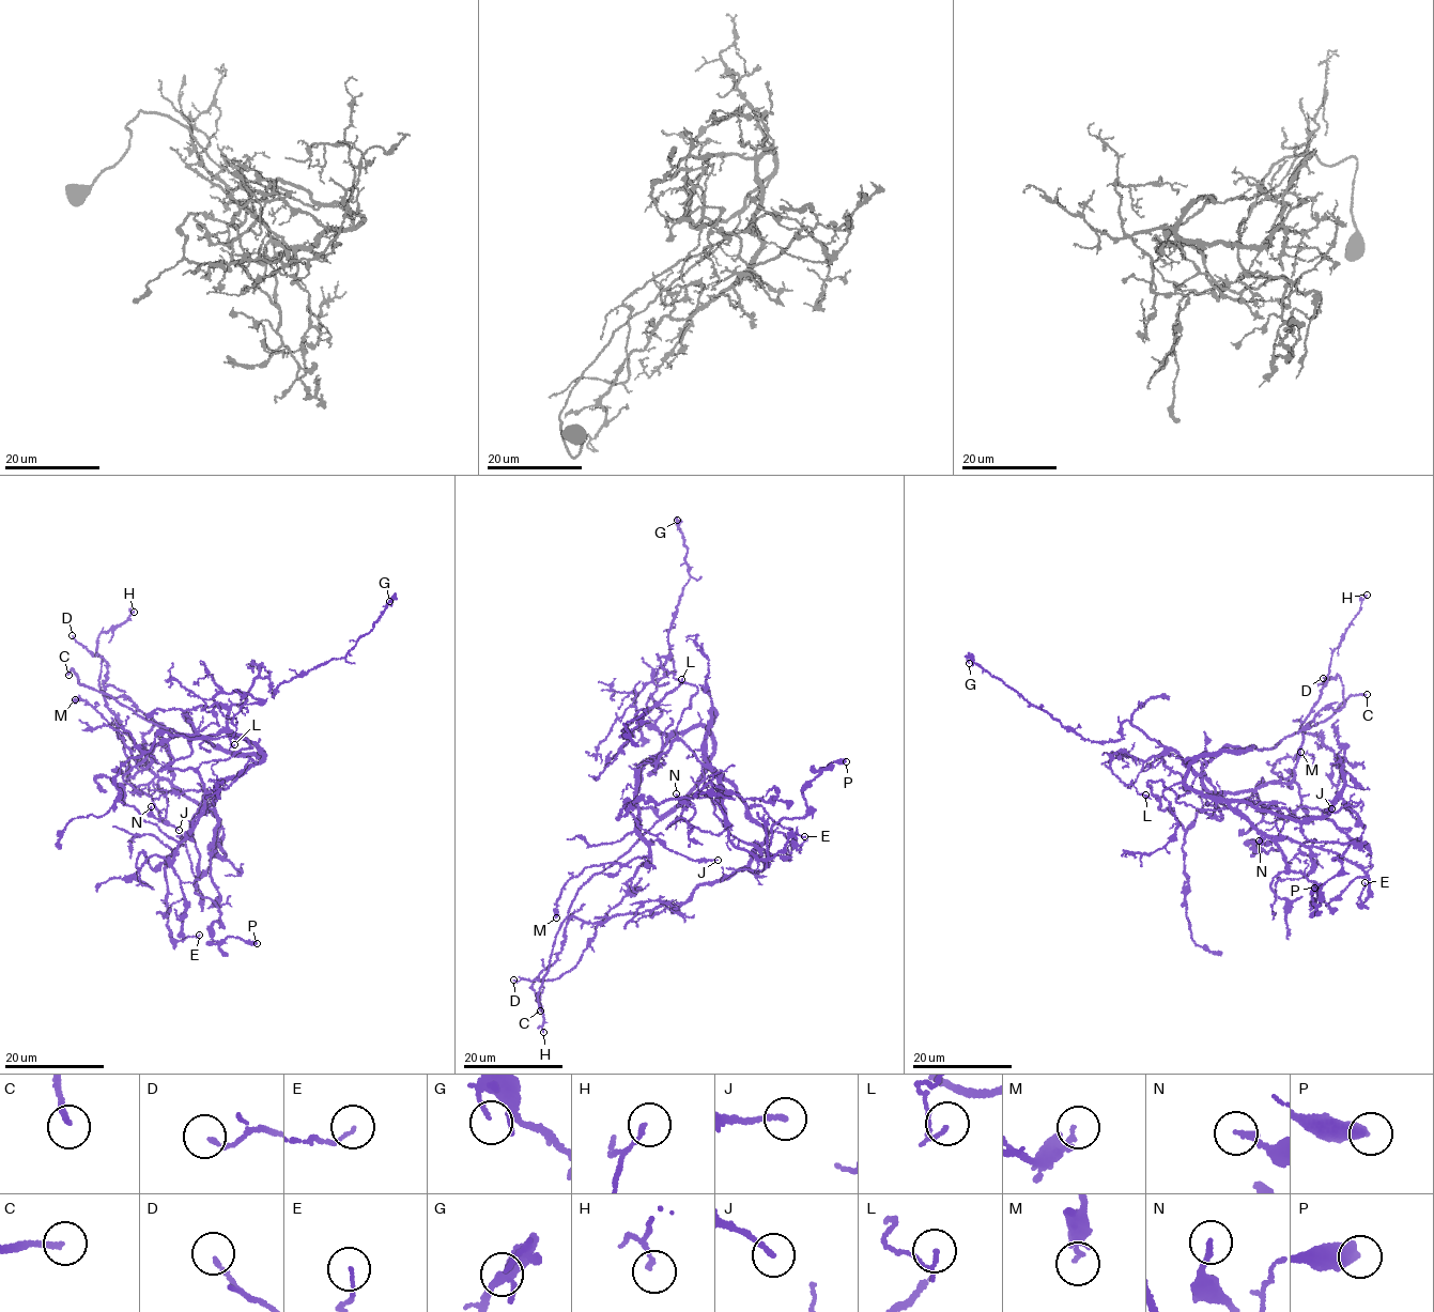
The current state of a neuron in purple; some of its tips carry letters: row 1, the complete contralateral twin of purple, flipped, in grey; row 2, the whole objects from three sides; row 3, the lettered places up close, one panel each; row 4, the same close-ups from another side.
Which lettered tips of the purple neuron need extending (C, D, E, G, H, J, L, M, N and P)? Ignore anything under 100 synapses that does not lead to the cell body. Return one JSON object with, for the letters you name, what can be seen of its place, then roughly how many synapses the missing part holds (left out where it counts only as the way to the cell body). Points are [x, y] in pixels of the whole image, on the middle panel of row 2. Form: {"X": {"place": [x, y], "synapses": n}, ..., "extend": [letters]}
{"C": {"place": [540, 1010]}, "extend": ["C"]}

